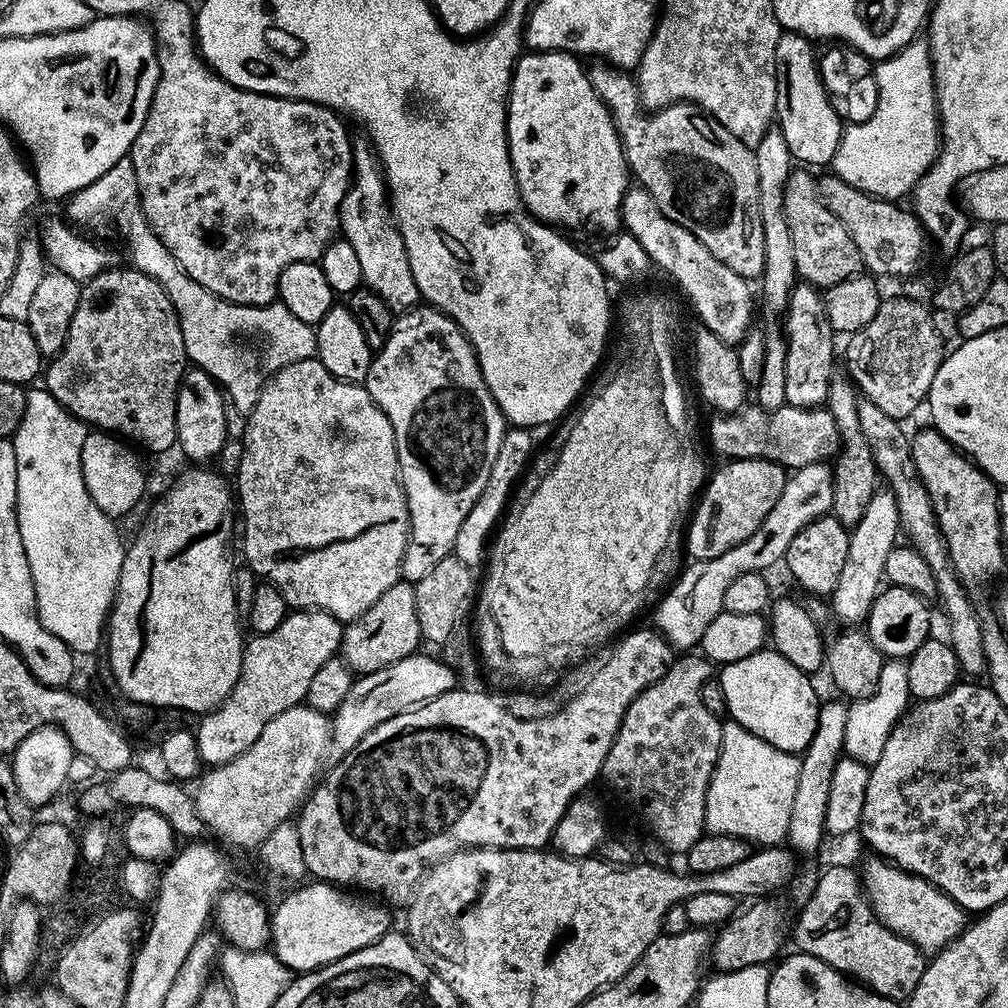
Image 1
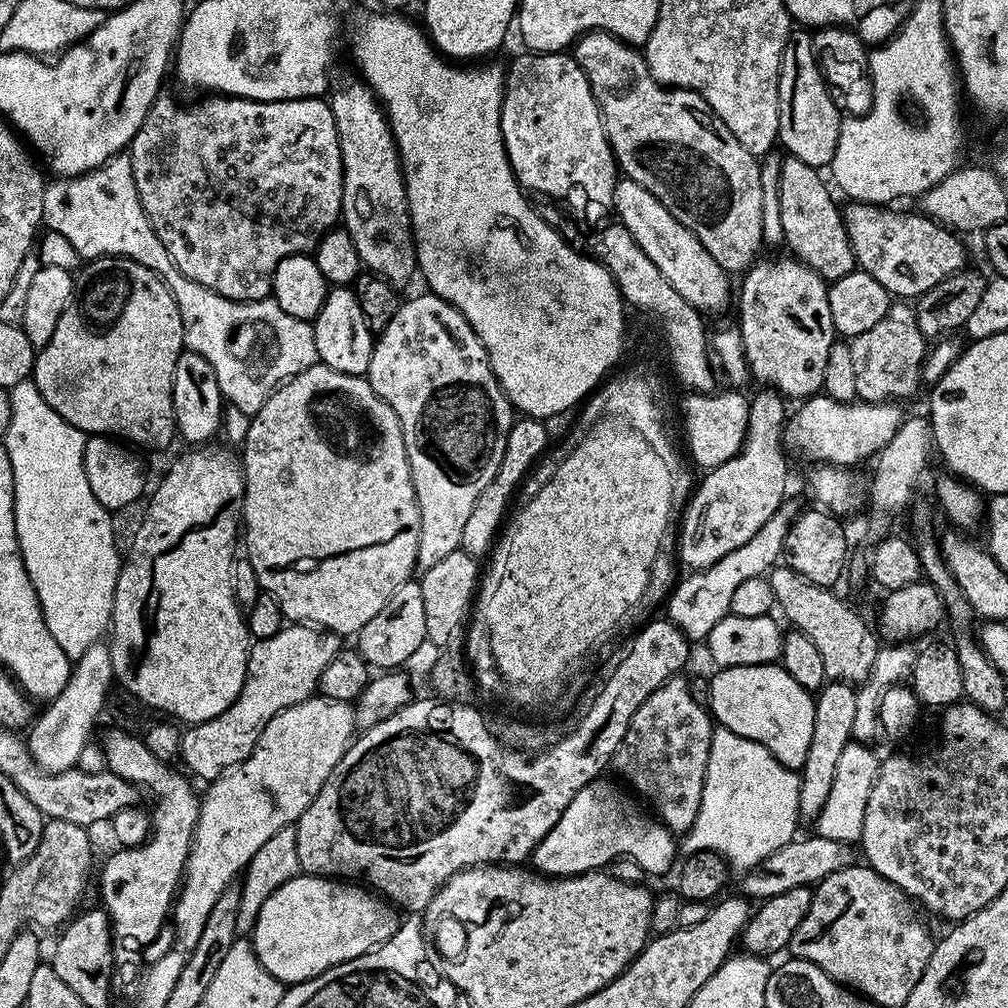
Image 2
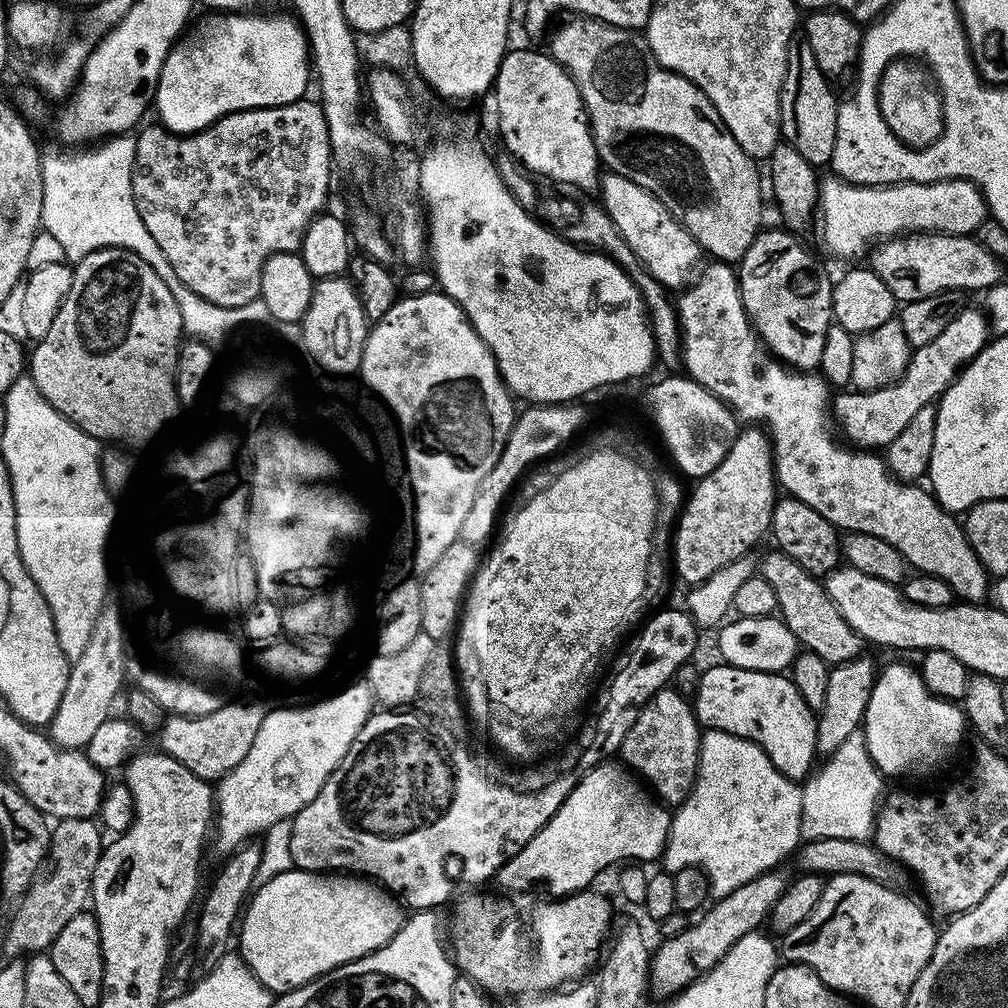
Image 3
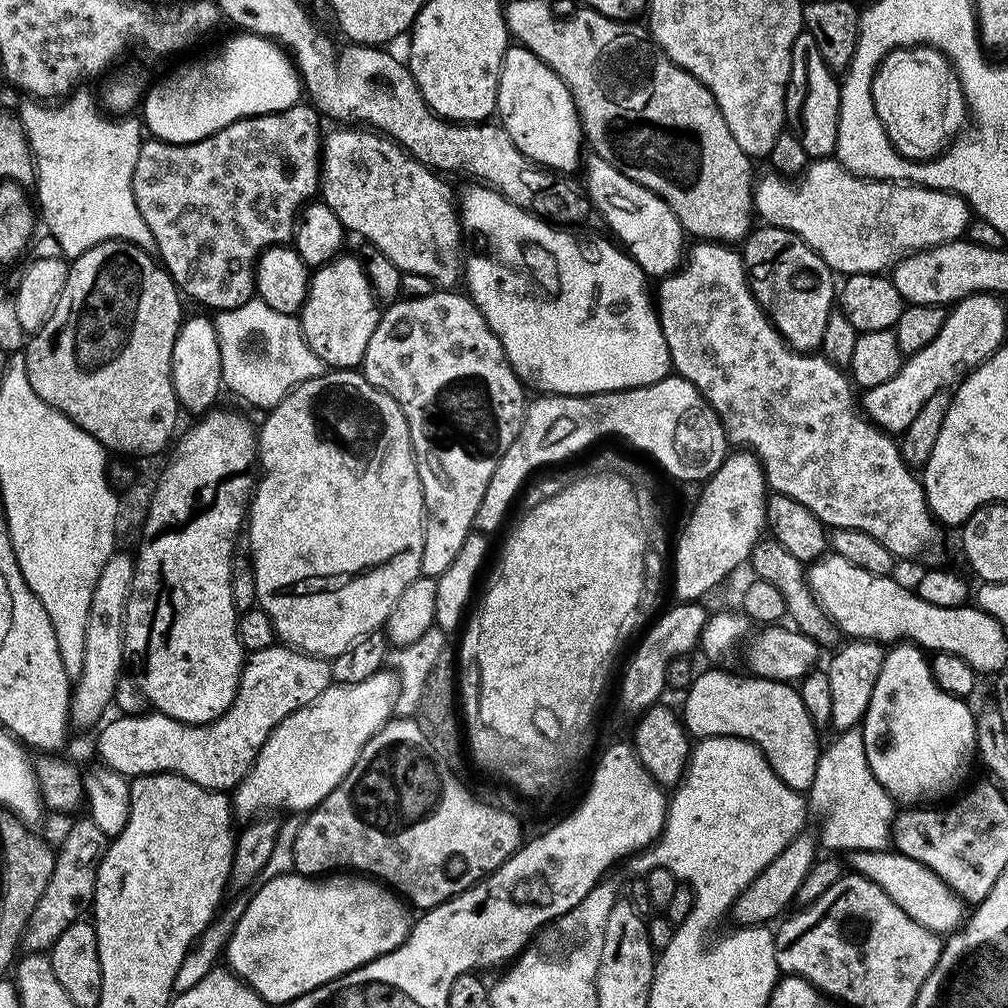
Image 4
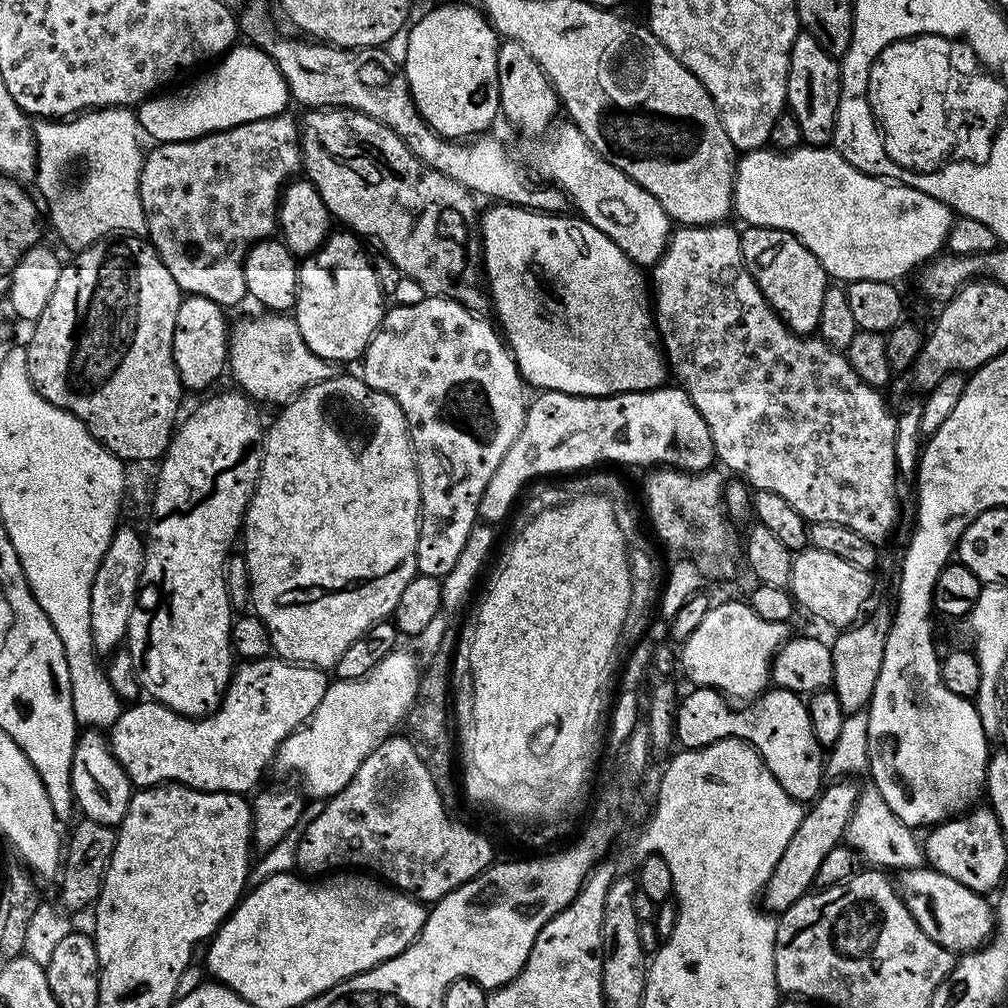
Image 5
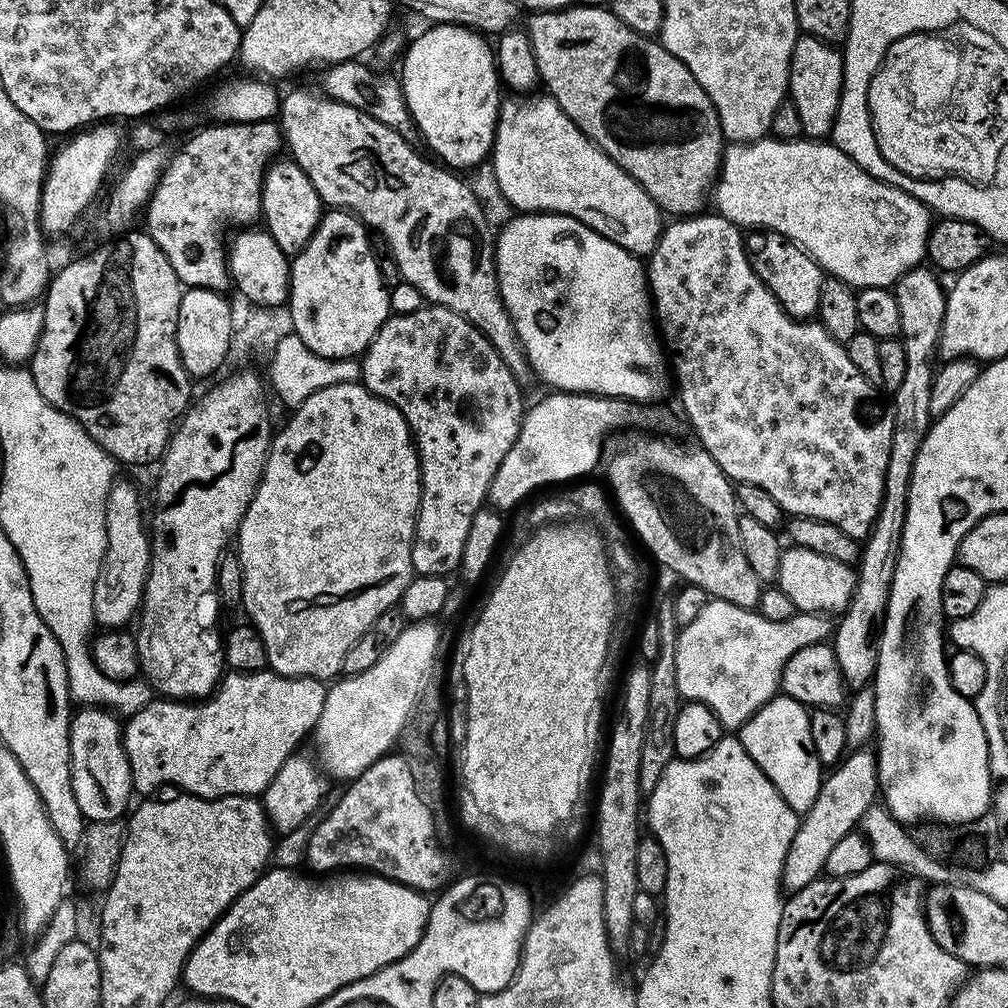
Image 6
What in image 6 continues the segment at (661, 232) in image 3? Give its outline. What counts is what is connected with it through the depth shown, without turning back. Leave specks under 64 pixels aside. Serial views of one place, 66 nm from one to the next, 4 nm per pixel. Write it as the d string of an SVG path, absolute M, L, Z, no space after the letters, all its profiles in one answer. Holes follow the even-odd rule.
M541 94L537 100L528 100L532 98L512 98L516 100L505 99L500 106L500 118L496 121L496 142L494 151L490 156L490 165L492 164L492 172L496 175L496 184L500 187L500 192L516 207L515 211L520 214L559 214L563 217L572 216L578 222L582 222L586 226L590 226L598 234L602 234L606 238L610 238L610 242L614 242L618 246L622 246L633 256L647 258L651 256L652 251L656 249L656 244L660 241L660 233L662 231L662 213L660 207L652 201L650 194L646 194L646 190L634 178L630 178L630 174L626 174L626 170L622 170L622 166L618 166L605 152L600 149L588 135L572 121L562 110L562 106L558 106L558 102L552 96Z

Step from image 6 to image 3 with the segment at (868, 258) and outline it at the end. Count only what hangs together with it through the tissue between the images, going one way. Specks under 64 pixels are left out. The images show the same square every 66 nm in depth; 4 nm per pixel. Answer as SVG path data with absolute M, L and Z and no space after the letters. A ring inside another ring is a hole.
M839 178L820 180L818 220L824 223L824 244L836 256L860 256L877 243L878 238L893 234L945 232L947 236L972 236L989 219L988 201L983 191L970 180L939 180L933 184L849 184Z

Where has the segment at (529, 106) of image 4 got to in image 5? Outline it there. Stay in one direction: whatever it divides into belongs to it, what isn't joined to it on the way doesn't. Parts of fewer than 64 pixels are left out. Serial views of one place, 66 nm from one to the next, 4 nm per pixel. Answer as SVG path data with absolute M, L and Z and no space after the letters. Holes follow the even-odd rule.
M504 40L501 43L498 50L498 86L503 119L508 119L518 131L525 132L528 136L543 137L553 127L552 119L558 113L556 92L538 62L530 58L526 46L513 40Z

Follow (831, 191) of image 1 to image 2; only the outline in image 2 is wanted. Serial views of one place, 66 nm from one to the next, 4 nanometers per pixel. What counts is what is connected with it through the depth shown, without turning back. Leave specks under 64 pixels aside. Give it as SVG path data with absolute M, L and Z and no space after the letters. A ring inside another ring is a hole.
M846 204L842 208L844 227L848 230L859 271L878 278L893 297L919 298L949 274L965 267L964 244L960 241L963 239L945 225L936 223L931 216L891 212L891 207L879 204Z

